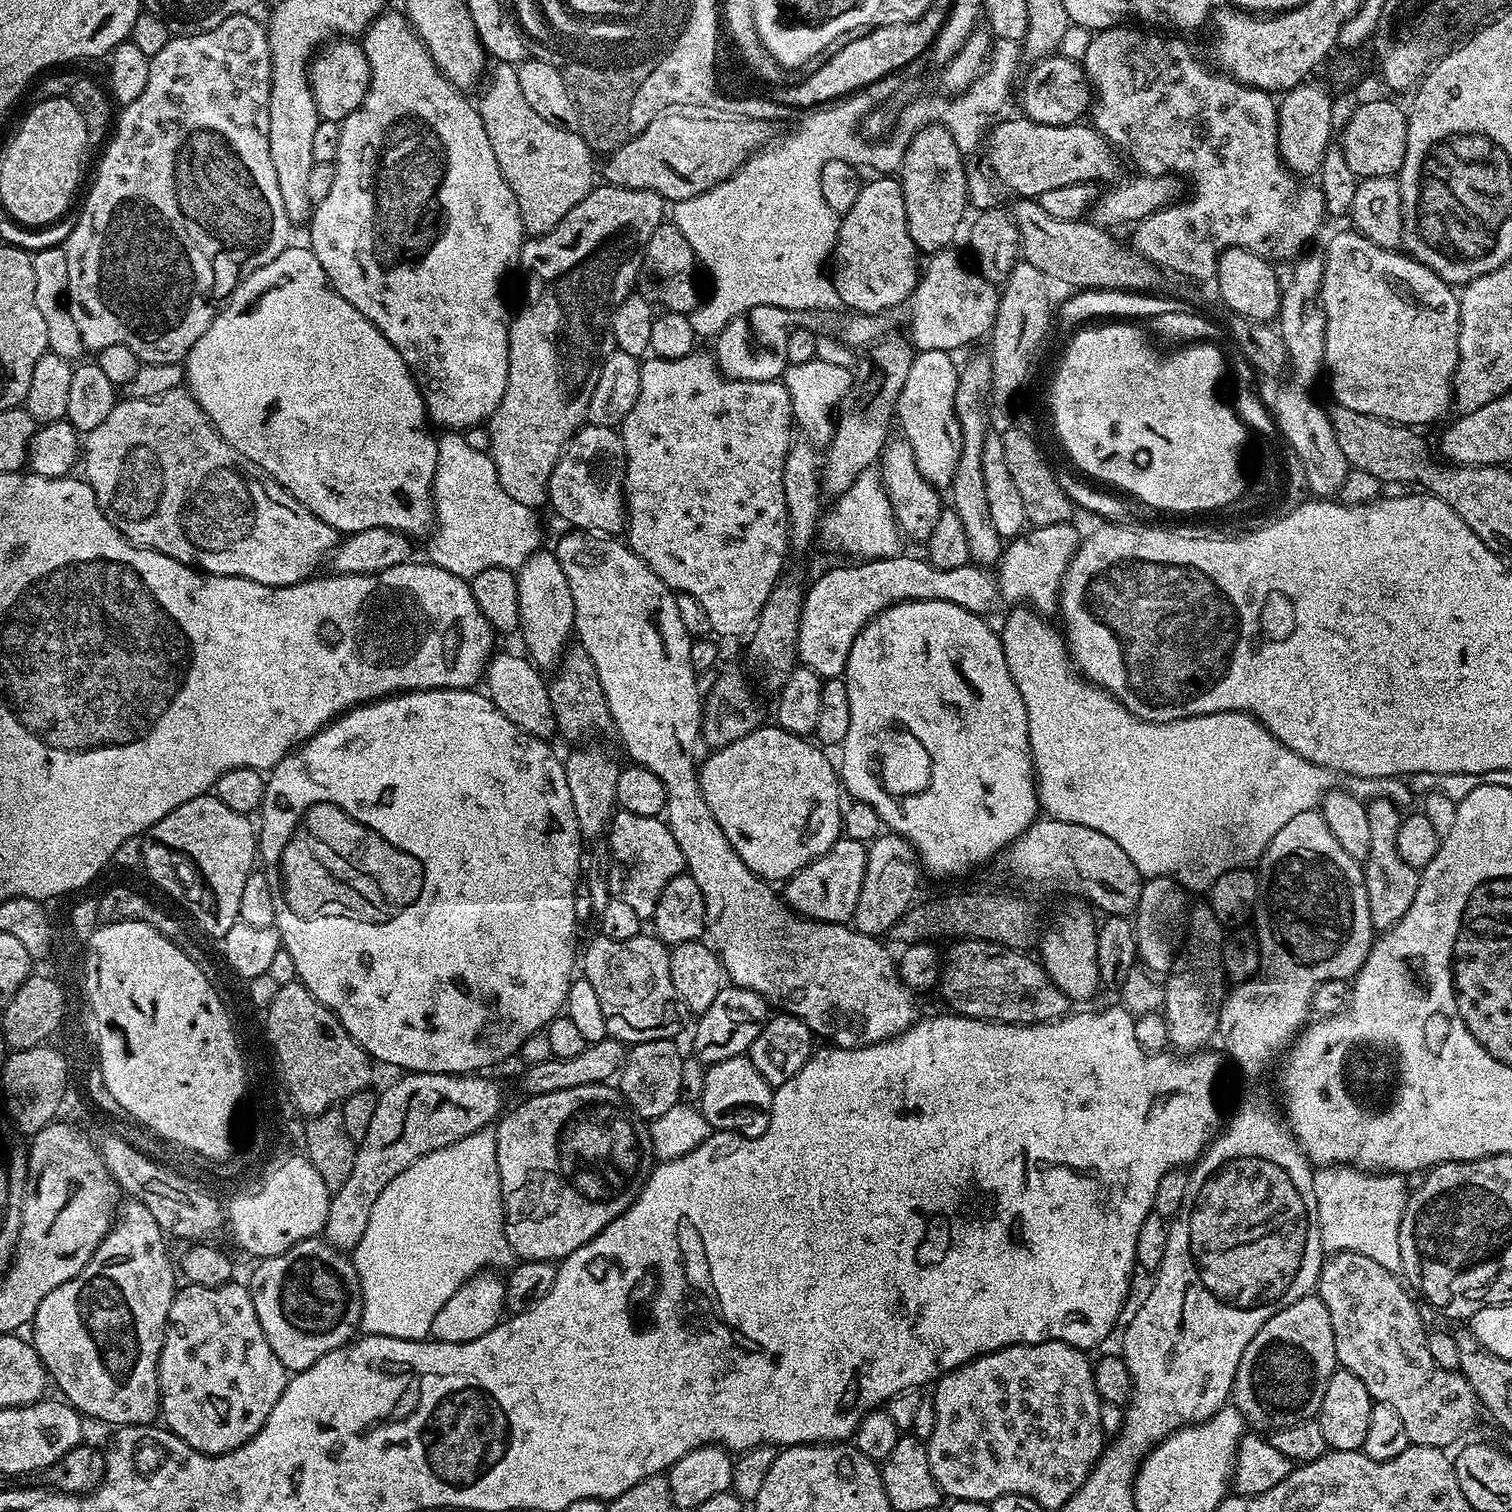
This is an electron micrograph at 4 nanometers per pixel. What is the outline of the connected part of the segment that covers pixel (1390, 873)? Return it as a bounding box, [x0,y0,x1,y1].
[1363,796,1420,930]

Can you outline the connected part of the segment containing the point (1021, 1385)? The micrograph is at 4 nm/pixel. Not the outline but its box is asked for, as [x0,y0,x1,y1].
[926,1340,1106,1510]

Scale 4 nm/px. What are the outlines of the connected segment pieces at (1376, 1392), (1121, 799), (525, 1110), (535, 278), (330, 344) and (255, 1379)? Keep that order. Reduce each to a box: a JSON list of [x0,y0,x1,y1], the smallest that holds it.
[[1315,1252,1481,1449],[998,606,1333,893],[494,1082,654,1262],[486,182,666,510],[182,247,438,538],[158,1282,290,1456]]

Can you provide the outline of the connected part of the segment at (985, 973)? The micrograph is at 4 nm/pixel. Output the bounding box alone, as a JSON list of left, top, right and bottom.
[938,938,1069,1024]

